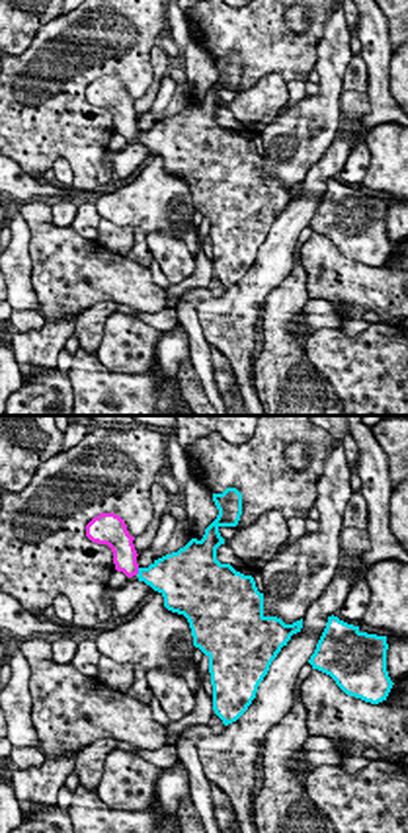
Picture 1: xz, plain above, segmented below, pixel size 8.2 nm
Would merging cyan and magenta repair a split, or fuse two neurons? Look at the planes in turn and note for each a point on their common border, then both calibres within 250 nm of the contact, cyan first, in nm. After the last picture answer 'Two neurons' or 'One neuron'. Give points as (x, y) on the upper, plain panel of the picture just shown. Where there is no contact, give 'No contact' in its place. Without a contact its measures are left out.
Touches cyan at (139, 135). Thickness 320 nm (cyan) against 190 nm

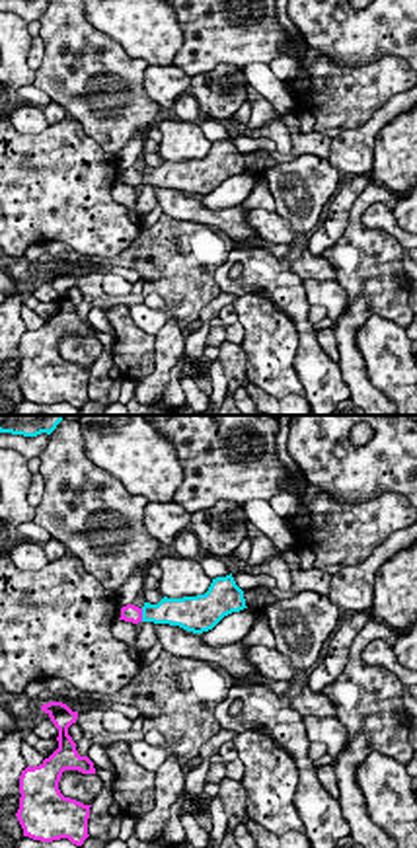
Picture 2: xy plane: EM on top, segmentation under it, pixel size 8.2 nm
Touches cyan at (143, 178). Thickness 220 nm (cyan) against 140 nm

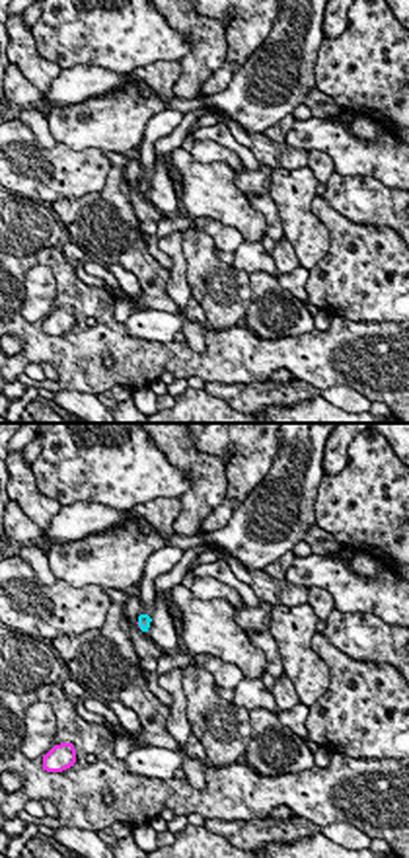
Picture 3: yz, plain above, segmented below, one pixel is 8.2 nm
Touches cyan at (139, 188). Thickness 100 nm (cyan) against 30 nm

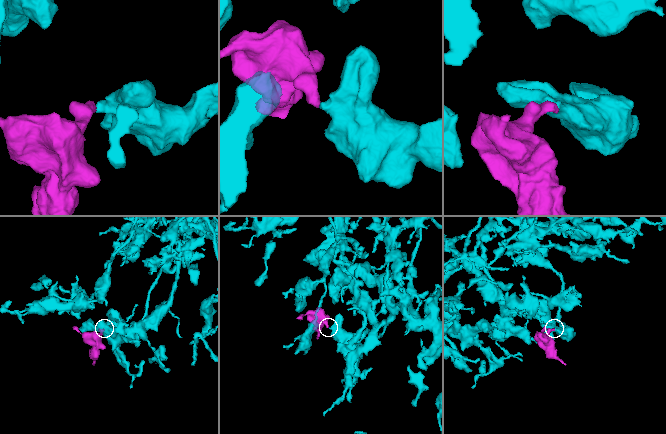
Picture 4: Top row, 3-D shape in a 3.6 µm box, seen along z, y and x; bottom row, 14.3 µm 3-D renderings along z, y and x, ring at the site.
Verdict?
One neuron

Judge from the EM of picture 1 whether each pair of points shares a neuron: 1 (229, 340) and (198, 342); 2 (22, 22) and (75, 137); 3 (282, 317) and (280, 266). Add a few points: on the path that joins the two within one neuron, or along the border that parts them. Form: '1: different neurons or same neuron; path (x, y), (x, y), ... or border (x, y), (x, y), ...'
1: different neurons; border (182, 303), (194, 309), (202, 334), (211, 346)
2: different neurons; border (53, 20), (38, 32), (20, 55)
3: different neurons; border (293, 262), (287, 276), (262, 303)

